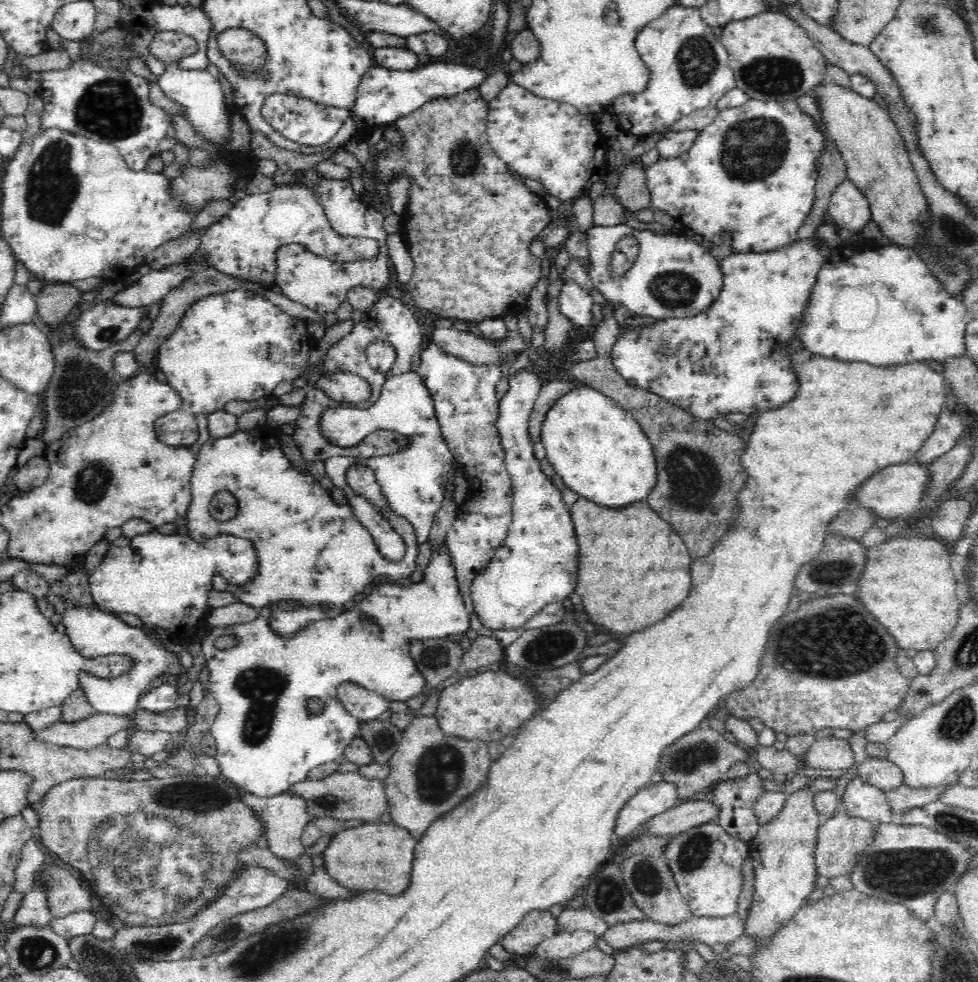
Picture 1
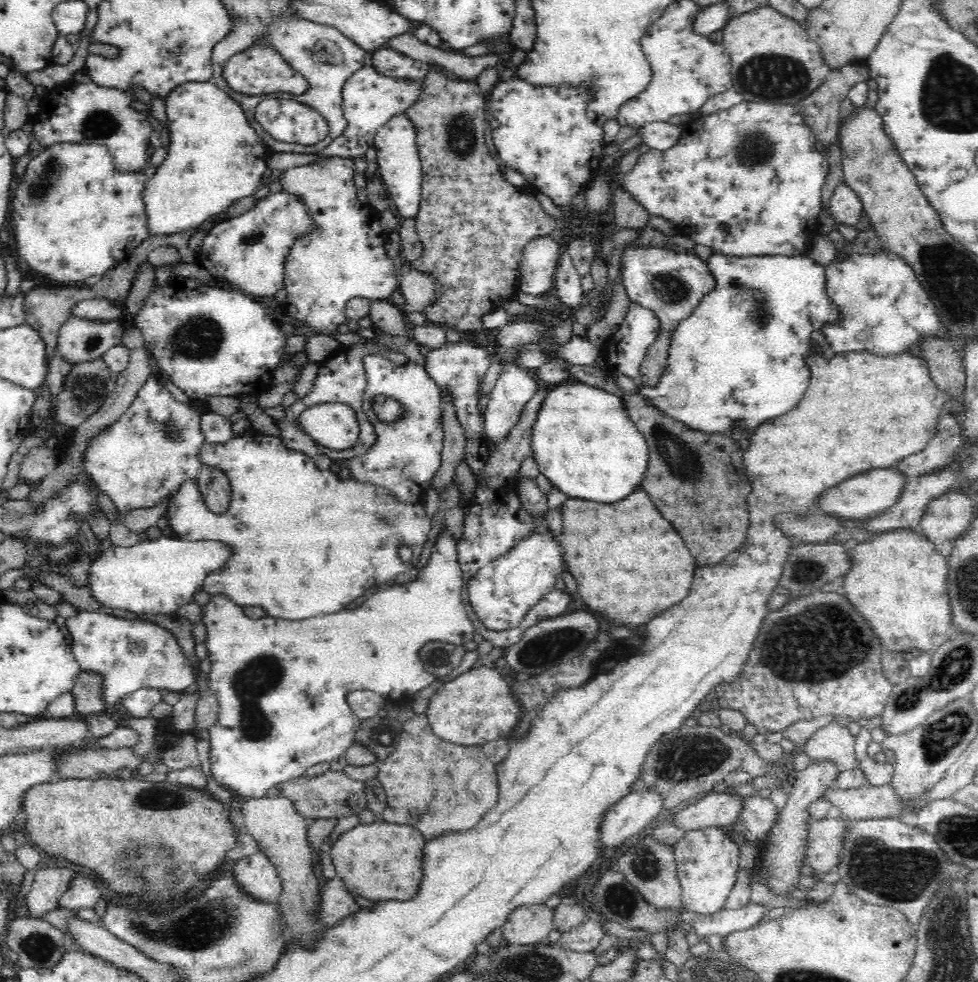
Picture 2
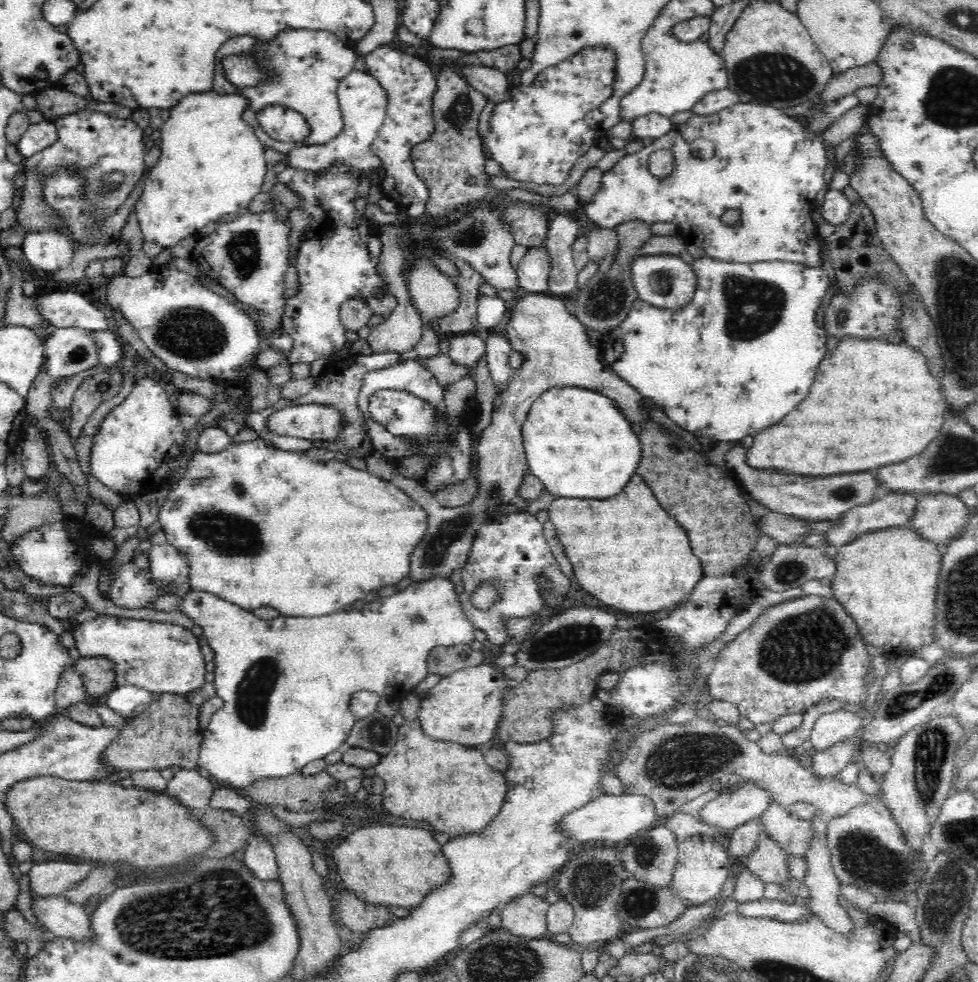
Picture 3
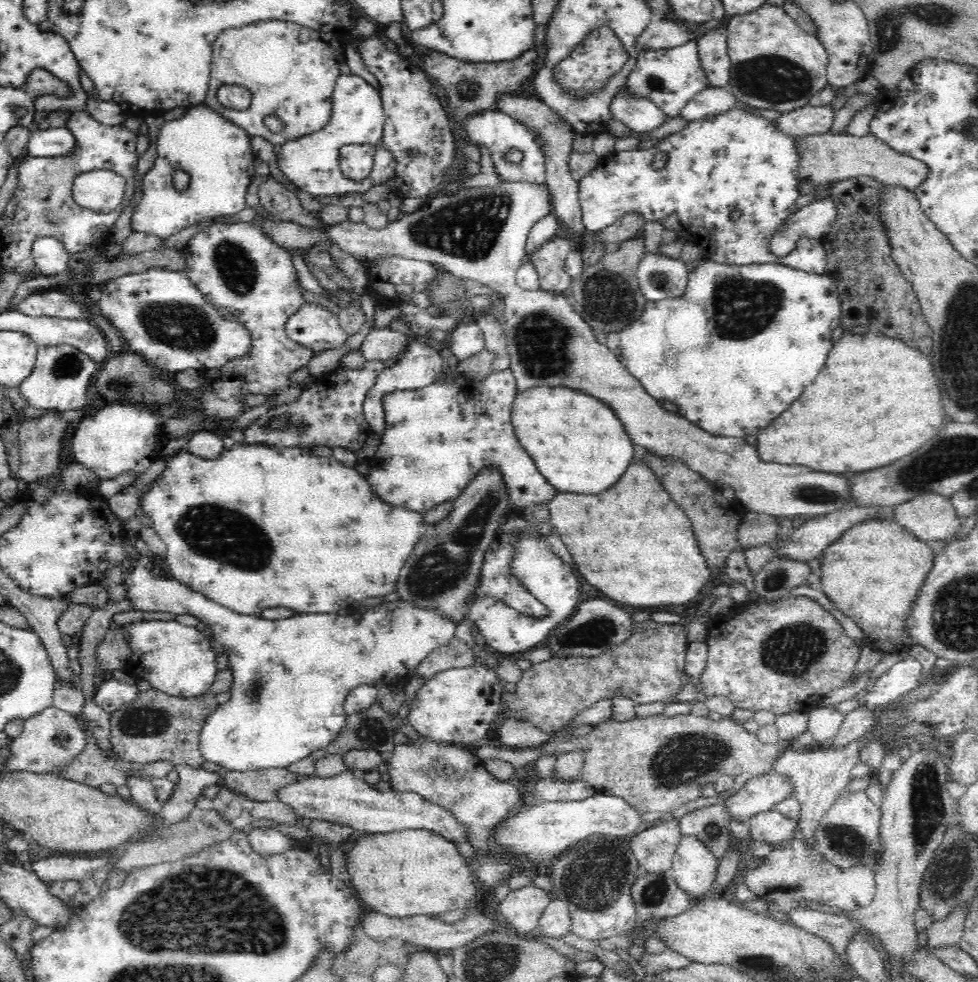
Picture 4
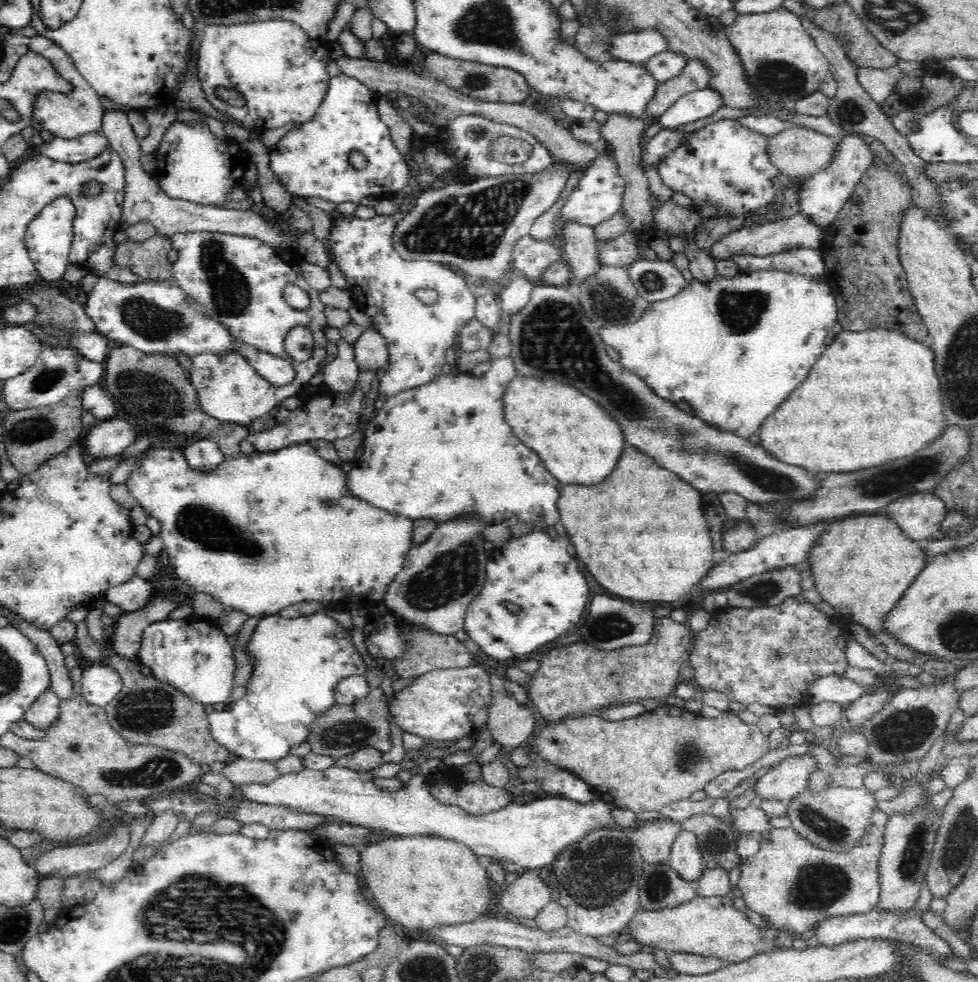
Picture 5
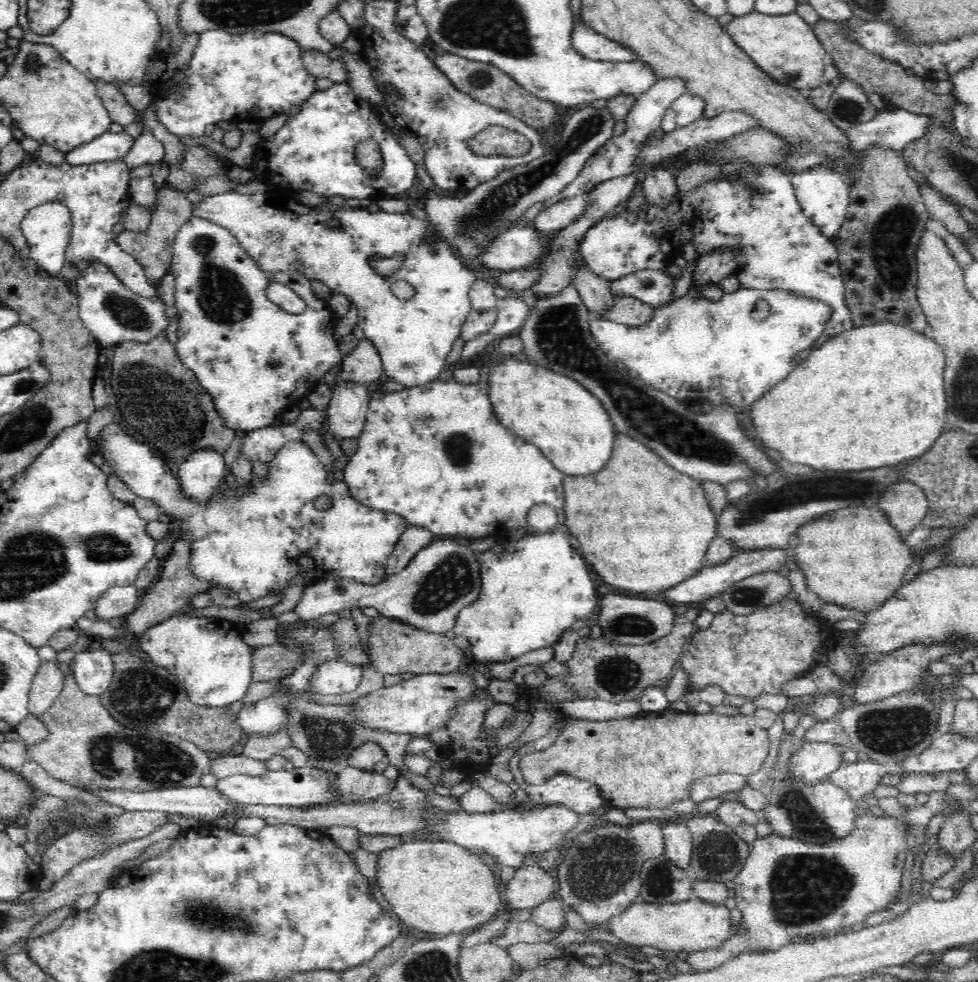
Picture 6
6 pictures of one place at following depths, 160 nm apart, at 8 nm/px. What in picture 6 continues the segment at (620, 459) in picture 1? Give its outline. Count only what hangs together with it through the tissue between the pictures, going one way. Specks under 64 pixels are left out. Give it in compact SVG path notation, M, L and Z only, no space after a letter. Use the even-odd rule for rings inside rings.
M522 357L494 358L491 366L491 376L488 383L488 397L494 409L494 414L502 426L510 428L512 433L522 436L526 442L536 445L552 464L565 475L582 476L596 474L610 460L614 438L615 424L607 414L604 405L585 386L566 378L552 370L542 369L542 366L532 366L530 362L522 362Z

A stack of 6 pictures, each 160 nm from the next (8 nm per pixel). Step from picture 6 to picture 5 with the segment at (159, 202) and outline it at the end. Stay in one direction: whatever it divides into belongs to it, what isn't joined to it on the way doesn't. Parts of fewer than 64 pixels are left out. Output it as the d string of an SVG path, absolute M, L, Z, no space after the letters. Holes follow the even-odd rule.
M156 234L152 239L145 240L144 243L125 240L118 245L118 250L114 254L114 263L120 267L125 267L146 280L158 282L173 277L173 263L168 260L168 253L173 250L172 238L166 235Z

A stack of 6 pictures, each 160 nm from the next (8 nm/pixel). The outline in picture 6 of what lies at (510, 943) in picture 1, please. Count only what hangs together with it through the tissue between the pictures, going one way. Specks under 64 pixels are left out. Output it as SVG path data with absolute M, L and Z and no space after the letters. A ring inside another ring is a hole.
M523 866L515 870L511 880L507 882L506 904L512 909L530 910L540 906L554 892L552 875L542 868Z

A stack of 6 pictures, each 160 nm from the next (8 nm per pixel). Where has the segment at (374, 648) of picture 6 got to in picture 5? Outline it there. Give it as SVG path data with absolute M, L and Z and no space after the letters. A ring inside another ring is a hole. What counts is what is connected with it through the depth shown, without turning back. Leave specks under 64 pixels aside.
M404 630L408 650L404 658L393 663L400 679L416 679L426 672L443 668L464 668L472 662L473 654L454 637L434 632Z

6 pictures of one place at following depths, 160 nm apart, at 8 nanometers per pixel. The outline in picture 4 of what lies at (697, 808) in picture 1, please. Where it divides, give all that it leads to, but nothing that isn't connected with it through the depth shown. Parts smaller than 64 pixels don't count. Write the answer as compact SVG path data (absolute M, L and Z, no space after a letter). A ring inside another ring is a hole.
M756 774L736 794L722 802L732 819L746 823L754 815L774 809L782 800L794 796L794 792L790 776Z

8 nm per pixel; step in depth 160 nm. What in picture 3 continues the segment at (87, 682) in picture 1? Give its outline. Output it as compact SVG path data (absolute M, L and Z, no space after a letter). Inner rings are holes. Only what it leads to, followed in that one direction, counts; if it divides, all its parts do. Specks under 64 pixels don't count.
M99 615L78 623L73 636L77 657L105 656L113 660L116 687L139 686L151 693L185 695L205 683L206 662L200 649L203 641L183 626Z

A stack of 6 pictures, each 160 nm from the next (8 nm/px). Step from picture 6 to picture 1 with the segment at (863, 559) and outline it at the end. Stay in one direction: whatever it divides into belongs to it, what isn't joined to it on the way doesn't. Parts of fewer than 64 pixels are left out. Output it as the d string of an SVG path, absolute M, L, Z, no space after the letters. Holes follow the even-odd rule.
M921 534L896 536L888 538L885 543L868 547L866 566L857 580L856 596L862 604L876 616L880 624L888 628L894 636L898 648L908 650L935 650L954 630L961 608L956 596L956 578L950 567L950 554L942 541L932 540Z

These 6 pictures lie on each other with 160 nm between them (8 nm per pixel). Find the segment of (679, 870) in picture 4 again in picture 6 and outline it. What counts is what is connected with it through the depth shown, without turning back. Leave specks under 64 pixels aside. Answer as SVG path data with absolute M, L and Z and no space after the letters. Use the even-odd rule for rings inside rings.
M683 818L663 822L664 856L680 869L690 867L693 854L693 836Z

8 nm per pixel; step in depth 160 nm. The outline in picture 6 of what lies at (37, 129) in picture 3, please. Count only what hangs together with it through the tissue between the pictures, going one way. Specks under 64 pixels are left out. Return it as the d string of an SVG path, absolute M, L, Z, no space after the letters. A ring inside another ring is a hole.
M109 130L93 141L75 146L65 154L65 162L72 165L92 164L94 162L122 159L132 148L135 138L126 131L112 133Z

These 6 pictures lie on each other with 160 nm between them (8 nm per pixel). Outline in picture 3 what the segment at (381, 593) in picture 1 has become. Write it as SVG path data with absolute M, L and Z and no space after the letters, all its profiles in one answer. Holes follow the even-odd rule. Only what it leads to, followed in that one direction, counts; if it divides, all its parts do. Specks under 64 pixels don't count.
M434 575L422 582L414 581L402 592L396 592L394 596L384 598L377 597L376 602L366 604L360 612L334 612L324 618L318 617L282 617L278 616L271 619L262 619L254 616L252 611L243 609L241 606L232 604L220 598L216 593L204 591L191 591L180 600L180 608L186 616L189 616L198 626L203 628L201 640L214 650L215 679L213 680L216 695L223 700L223 707L218 709L210 719L209 726L203 732L203 740L199 750L199 769L214 781L220 781L225 785L230 785L232 789L241 791L253 786L257 781L273 777L288 777L294 772L300 773L304 766L312 762L324 760L328 754L339 751L346 743L348 736L352 733L357 719L350 713L350 700L358 690L370 690L379 695L390 695L398 699L403 699L407 694L422 682L428 672L426 662L428 653L435 646L456 646L460 644L470 644L474 639L474 625L466 617L463 606L456 595L454 584L446 575Z

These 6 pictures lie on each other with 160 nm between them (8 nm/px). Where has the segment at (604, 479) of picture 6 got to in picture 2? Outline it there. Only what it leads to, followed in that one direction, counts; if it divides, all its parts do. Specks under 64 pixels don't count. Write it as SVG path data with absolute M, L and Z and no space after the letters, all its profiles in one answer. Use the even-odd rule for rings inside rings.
M641 486L620 502L602 504L568 497L560 507L566 564L578 582L578 594L592 612L638 626L688 596L697 560Z

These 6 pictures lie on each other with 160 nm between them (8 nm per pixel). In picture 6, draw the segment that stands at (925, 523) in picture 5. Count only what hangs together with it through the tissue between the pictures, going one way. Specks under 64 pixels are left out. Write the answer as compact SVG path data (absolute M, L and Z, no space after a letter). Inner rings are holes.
M898 480L886 488L878 507L888 517L892 526L906 540L906 536L928 515L929 505L926 493L910 481Z

